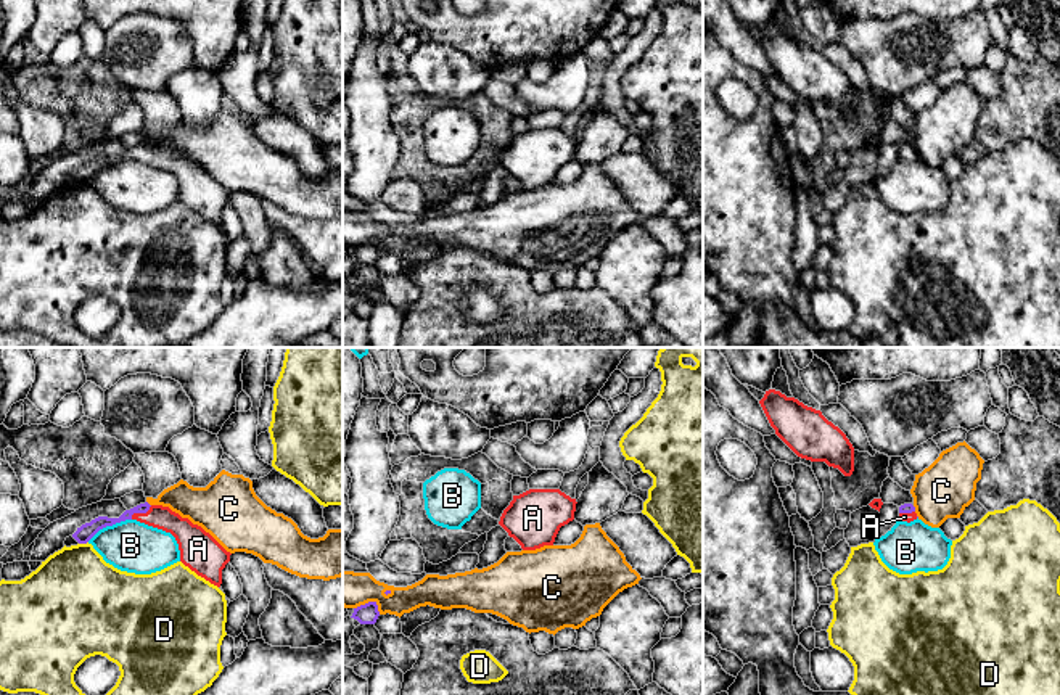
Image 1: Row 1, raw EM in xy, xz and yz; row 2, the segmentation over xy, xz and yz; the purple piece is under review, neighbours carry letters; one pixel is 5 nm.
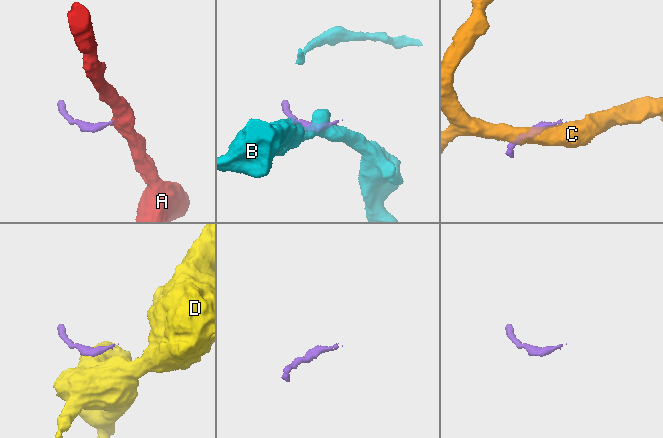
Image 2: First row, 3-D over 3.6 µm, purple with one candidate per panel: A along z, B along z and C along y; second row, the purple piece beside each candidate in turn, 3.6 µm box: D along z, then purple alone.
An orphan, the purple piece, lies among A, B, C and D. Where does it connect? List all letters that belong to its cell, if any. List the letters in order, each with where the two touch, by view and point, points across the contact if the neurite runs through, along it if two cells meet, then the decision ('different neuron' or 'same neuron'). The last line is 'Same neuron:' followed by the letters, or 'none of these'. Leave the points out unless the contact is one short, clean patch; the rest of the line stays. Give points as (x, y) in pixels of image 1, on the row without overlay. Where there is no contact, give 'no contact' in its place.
A: contact xy (140, 152); way xy (94, 166), (140, 152), (172, 161), (185, 172); same neuron
B: contact xy (108, 164); border xy (131, 158), (100, 168), (87, 180); different neuron
C: contact xz (370, 242); different neuron
D: contact xy (82, 182); border xy (87, 180), (79, 184); different neuron
Same neuron: A

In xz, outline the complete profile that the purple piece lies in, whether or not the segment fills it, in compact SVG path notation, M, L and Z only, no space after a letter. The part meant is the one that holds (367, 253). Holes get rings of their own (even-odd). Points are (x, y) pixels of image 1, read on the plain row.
M368 241L354 248L351 257L357 259L360 264L375 264L380 256L376 241Z

